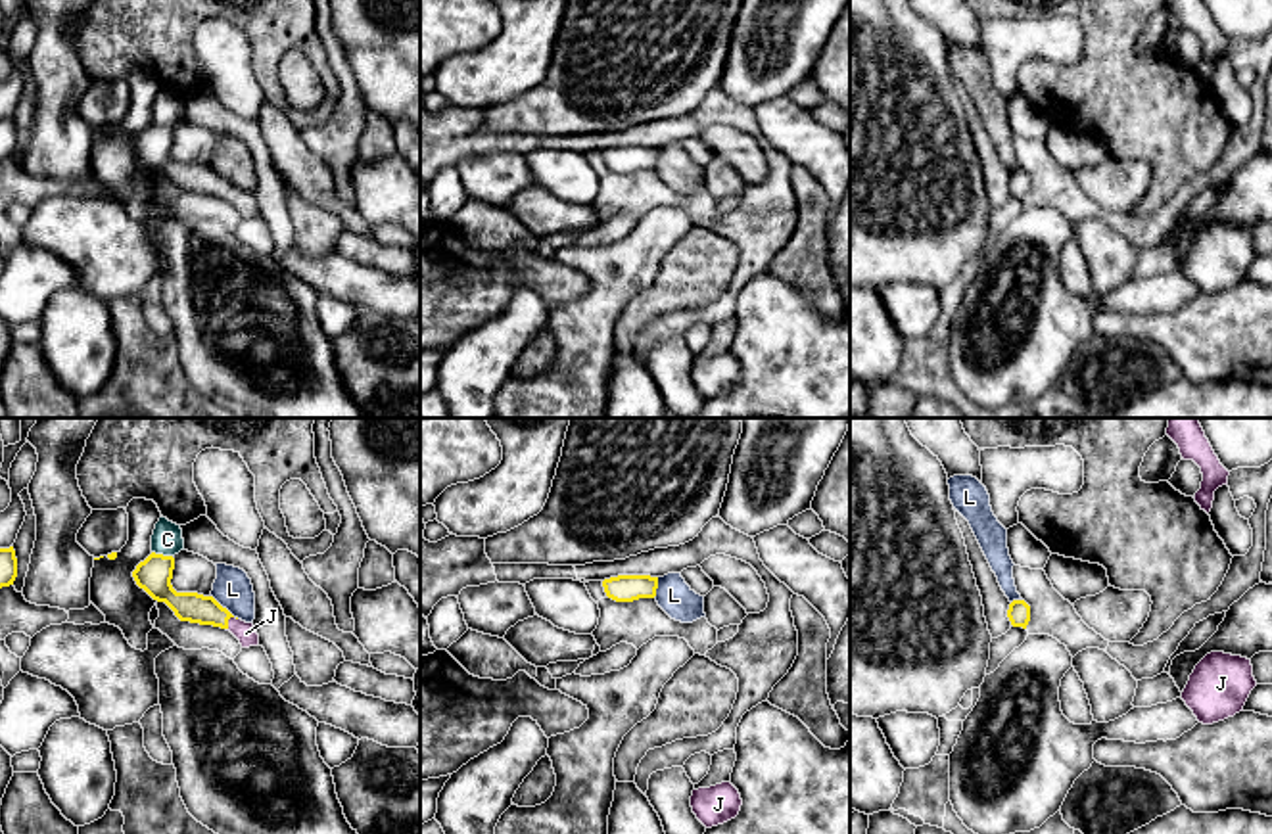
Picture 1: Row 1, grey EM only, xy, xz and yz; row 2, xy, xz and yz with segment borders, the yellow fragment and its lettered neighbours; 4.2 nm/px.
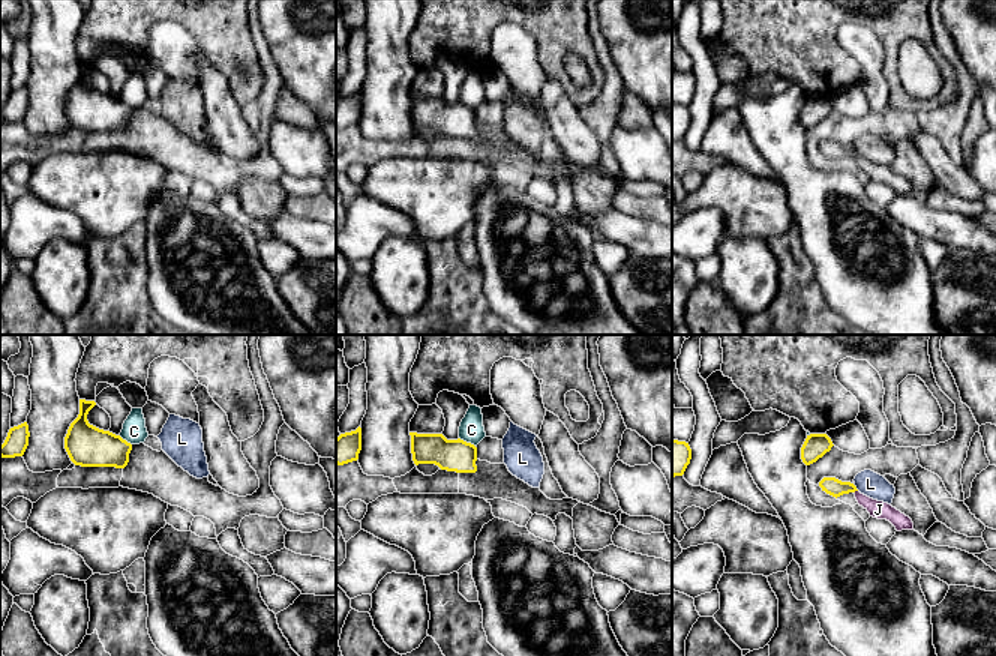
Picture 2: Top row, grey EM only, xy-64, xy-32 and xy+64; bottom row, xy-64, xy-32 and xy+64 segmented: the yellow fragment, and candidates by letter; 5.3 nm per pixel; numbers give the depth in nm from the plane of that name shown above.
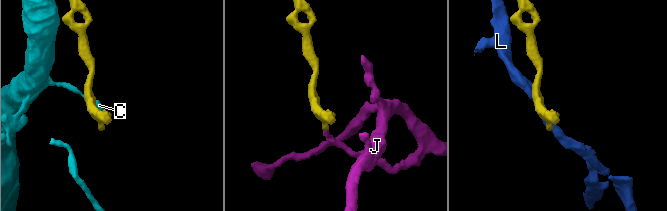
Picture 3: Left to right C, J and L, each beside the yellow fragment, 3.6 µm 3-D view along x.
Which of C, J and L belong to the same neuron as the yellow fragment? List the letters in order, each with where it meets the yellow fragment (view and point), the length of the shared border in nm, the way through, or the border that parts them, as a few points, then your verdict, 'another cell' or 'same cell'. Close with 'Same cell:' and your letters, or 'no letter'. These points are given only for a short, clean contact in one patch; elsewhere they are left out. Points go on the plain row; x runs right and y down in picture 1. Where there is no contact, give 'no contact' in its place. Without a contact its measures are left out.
C: contact xy (162, 125); length 90 nm; border xy (152, 121), (171, 127); another cell
J: contact xy (227, 192); length 70 nm; way xy (188, 177), (208, 181), (227, 192), (246, 204); same cell
L: contact xy (225, 179); length 160 nm; border xy (212, 165), (238, 188); another cell
Same cell: J

